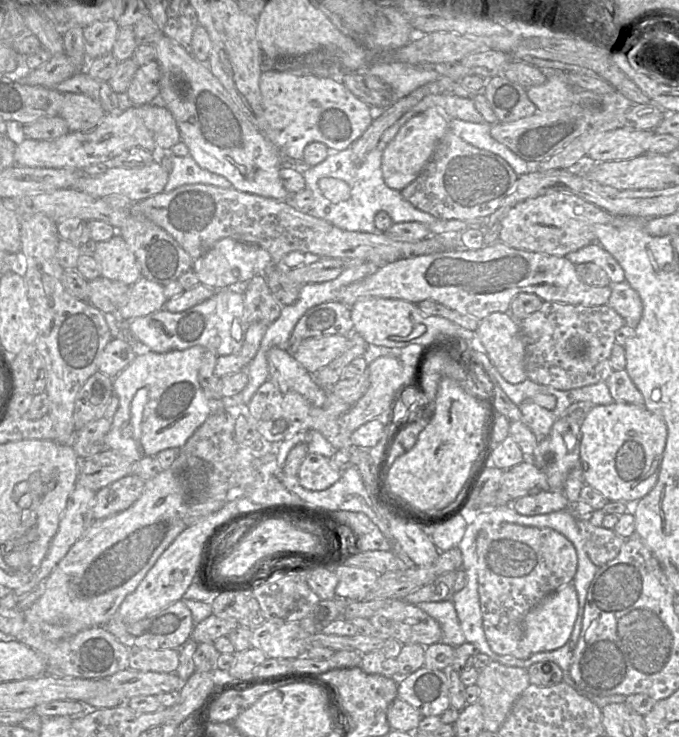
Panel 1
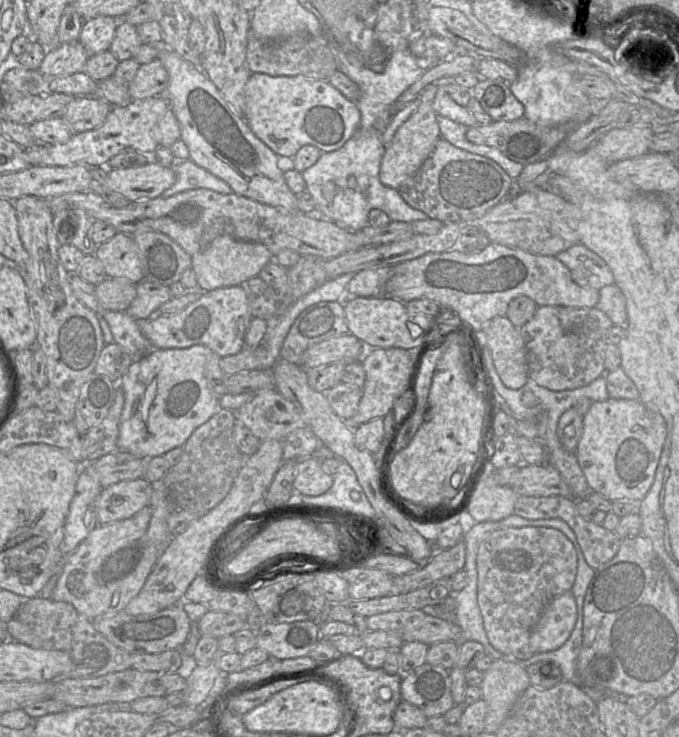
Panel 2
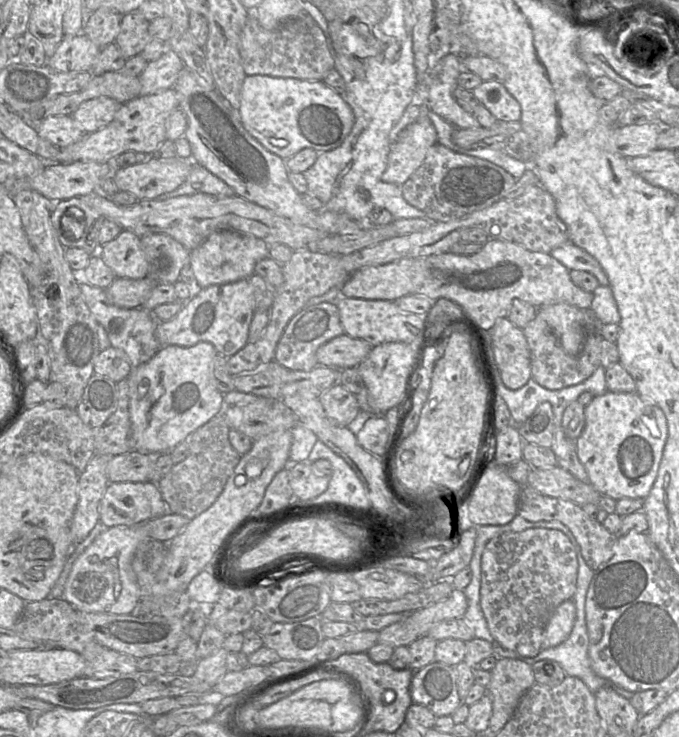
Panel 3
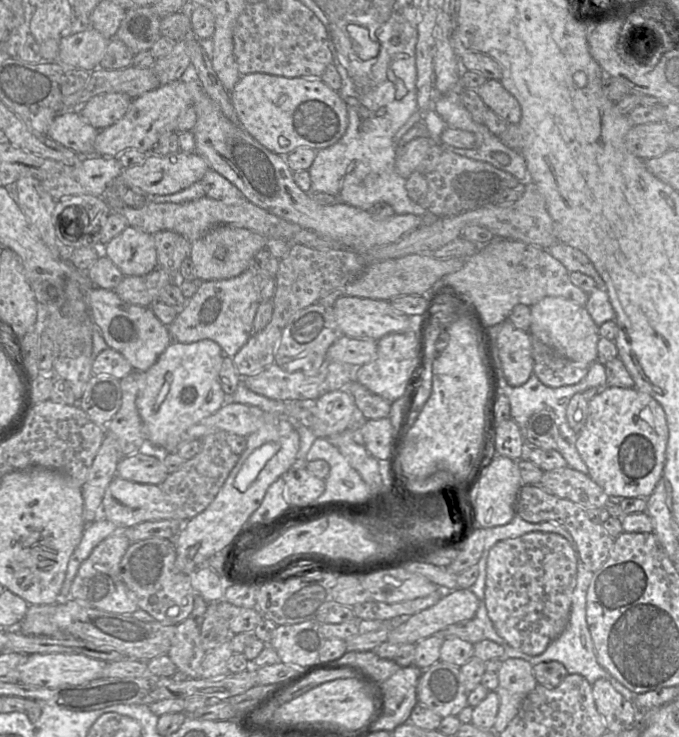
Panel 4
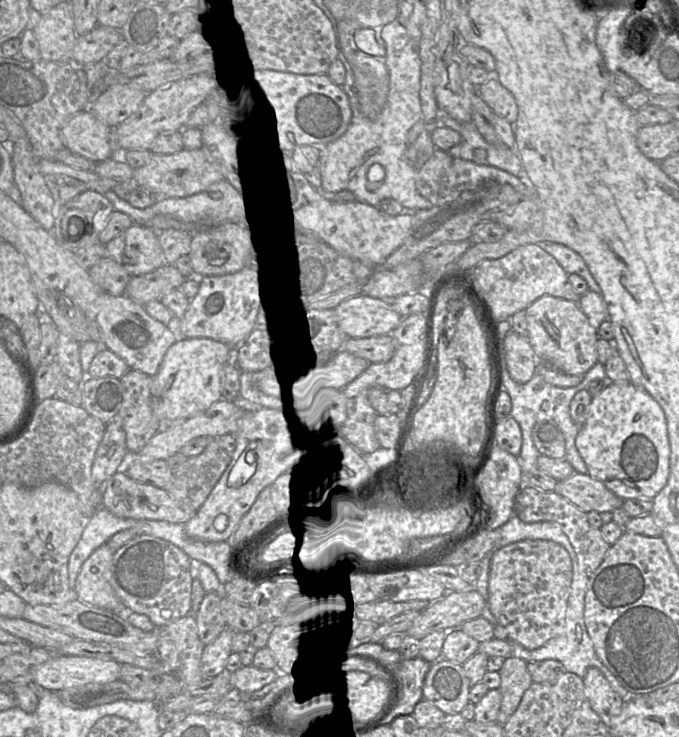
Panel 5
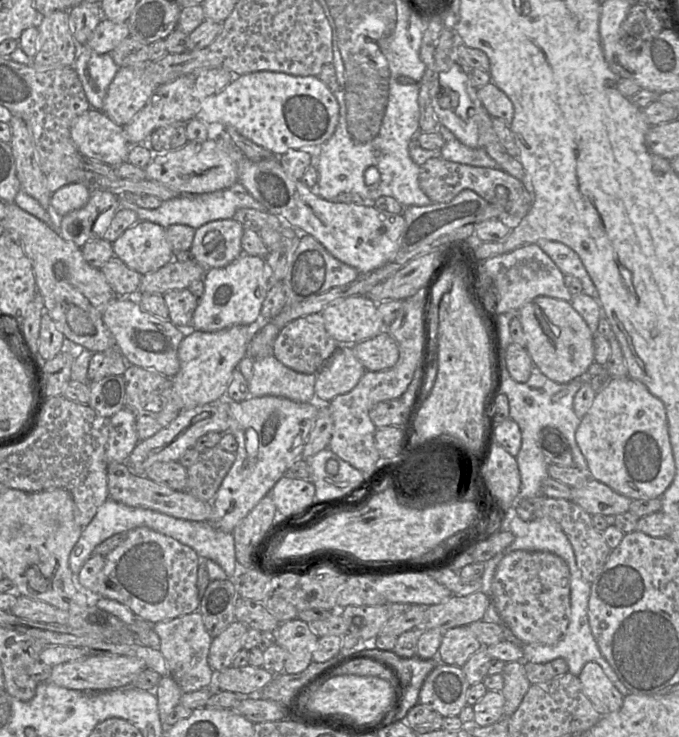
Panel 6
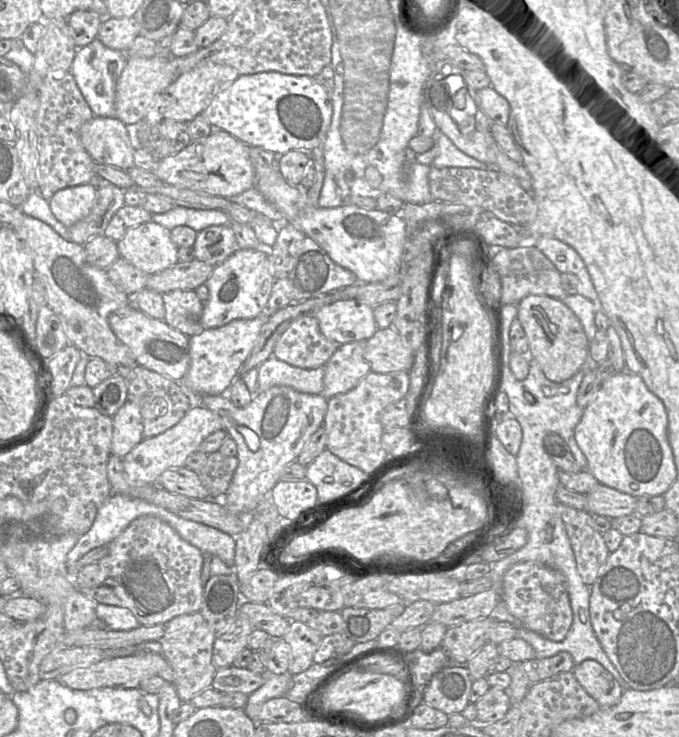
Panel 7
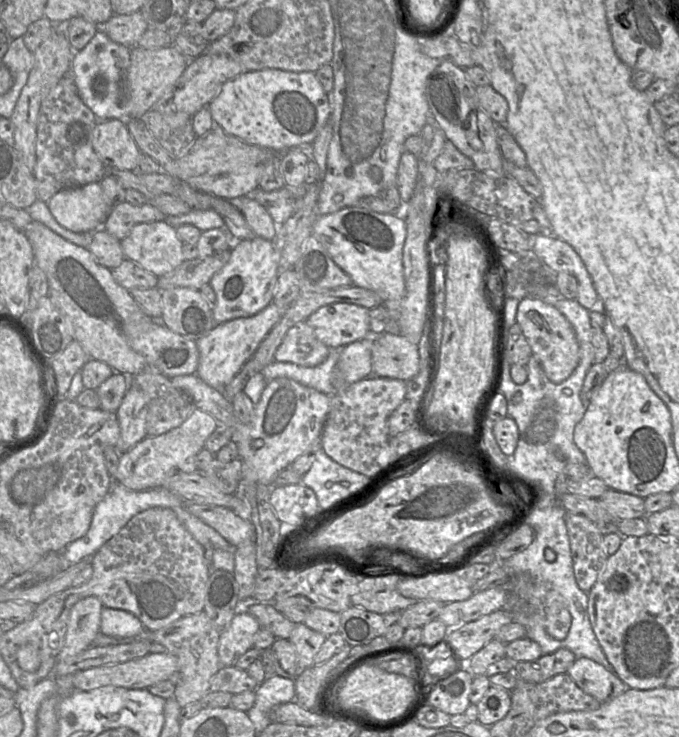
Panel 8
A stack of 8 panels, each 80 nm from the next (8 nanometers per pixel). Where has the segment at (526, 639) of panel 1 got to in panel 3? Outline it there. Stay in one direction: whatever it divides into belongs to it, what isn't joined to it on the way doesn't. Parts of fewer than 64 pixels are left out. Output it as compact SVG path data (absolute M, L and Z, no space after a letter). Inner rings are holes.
M573 599L562 602L550 617L542 642L542 650L554 647L565 641L573 628L576 608Z

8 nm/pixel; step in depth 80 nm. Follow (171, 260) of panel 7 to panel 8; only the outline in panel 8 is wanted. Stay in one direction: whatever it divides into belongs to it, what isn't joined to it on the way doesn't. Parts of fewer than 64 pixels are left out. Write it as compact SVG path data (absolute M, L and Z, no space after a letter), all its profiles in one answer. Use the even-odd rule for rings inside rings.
M164 220L135 225L120 243L127 259L157 277L171 272L184 261L183 242L177 237L176 228Z

